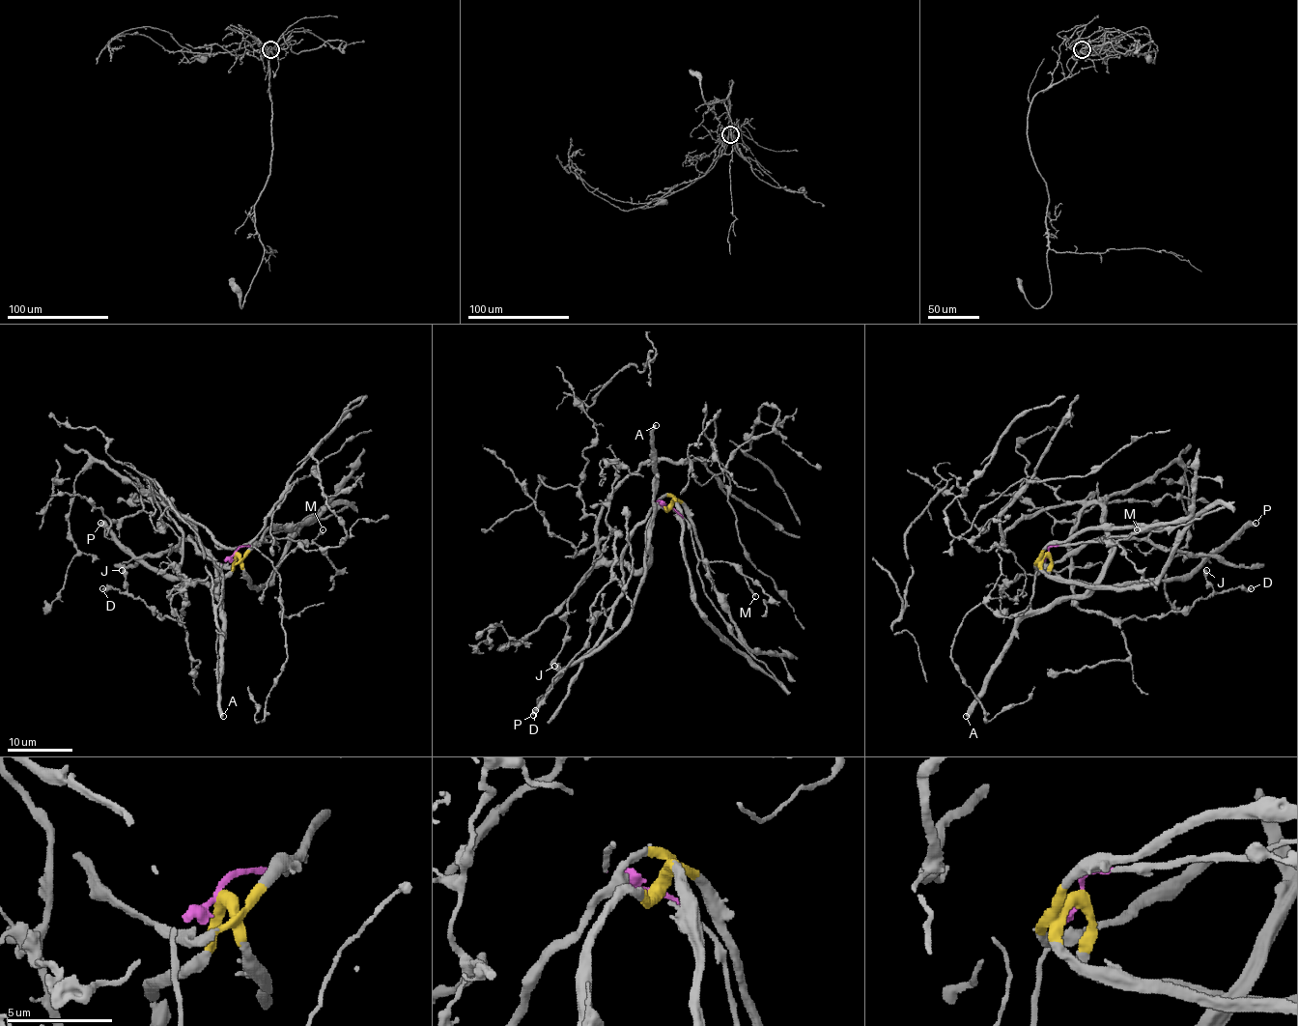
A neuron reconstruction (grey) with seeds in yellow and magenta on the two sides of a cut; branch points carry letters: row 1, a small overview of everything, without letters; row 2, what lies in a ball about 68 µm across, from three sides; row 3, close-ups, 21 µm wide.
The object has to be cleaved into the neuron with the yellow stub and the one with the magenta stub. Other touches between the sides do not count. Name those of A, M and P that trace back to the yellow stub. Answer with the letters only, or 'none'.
P

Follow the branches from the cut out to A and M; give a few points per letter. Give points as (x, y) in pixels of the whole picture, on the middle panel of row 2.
A: (667, 507), (654, 500), (656, 461), (653, 428), (656, 425)
M: (667, 507), (686, 520), (693, 552), (700, 559), (724, 561), (741, 574), (756, 595)

